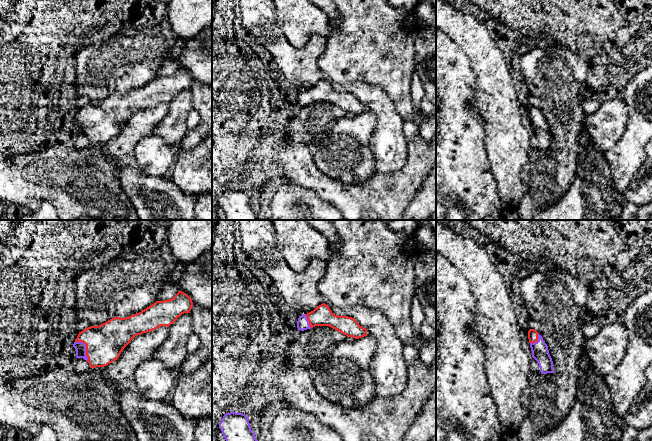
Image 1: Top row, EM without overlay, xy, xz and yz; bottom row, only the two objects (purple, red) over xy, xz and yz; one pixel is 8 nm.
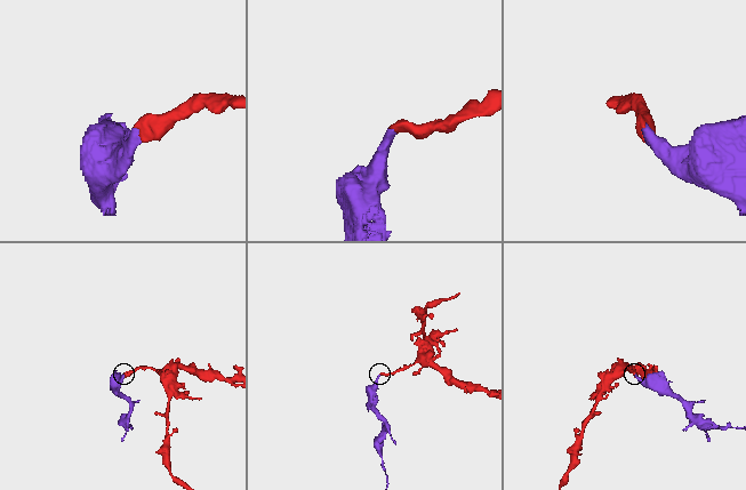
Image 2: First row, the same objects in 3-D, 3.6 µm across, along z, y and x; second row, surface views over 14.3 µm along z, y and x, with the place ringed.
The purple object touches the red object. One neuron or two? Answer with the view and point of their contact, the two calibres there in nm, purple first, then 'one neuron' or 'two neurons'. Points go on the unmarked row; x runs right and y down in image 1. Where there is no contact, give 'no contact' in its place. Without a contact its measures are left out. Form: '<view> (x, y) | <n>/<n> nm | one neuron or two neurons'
xy (85, 124) | 90/300 nm | one neuron

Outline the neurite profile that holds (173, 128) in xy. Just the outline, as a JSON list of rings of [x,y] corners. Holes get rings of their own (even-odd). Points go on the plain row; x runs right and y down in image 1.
[[[184,89],[169,102],[168,113],[165,118],[155,127],[153,135],[163,138],[167,144],[177,149],[188,132],[187,118],[192,108],[192,93],[190,89]]]

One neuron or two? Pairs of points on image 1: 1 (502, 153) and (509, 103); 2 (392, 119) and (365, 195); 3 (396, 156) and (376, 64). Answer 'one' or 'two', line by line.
1: one
2: two
3: two

